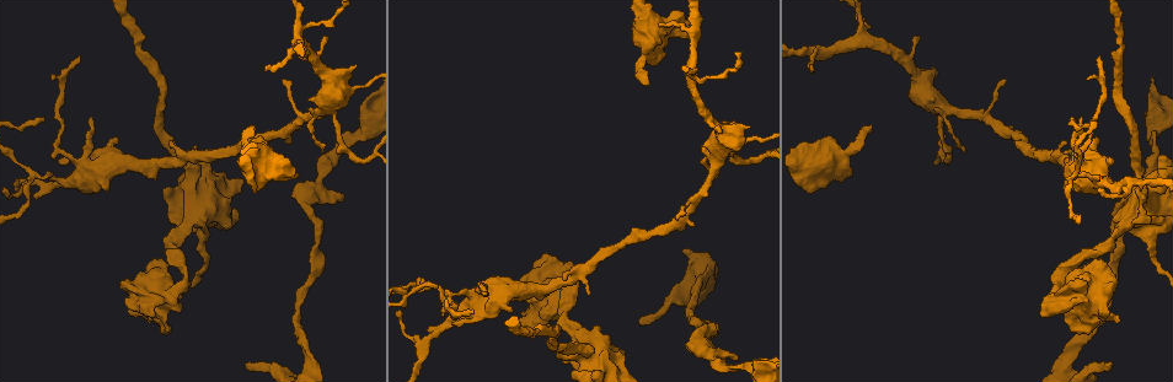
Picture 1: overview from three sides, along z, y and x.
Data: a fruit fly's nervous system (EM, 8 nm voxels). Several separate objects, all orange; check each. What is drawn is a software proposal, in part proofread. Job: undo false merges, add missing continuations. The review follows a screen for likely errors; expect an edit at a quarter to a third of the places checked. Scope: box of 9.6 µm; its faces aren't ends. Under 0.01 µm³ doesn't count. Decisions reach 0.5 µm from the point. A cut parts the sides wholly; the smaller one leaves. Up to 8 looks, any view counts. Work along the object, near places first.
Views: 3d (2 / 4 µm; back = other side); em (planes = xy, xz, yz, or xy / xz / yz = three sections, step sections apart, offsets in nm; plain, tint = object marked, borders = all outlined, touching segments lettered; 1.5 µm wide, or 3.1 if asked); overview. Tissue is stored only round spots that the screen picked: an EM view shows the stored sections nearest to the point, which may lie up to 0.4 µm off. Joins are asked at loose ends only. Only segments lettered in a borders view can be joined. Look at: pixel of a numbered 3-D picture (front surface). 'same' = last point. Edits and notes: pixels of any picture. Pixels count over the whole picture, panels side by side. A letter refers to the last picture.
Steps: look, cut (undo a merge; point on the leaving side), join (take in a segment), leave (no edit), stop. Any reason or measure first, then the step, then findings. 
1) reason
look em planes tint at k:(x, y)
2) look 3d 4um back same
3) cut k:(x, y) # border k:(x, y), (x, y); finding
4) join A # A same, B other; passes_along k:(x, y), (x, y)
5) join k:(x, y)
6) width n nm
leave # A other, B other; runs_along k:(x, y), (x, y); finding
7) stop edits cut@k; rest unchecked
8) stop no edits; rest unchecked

free end
look em planes borders at 1:(658, 26)

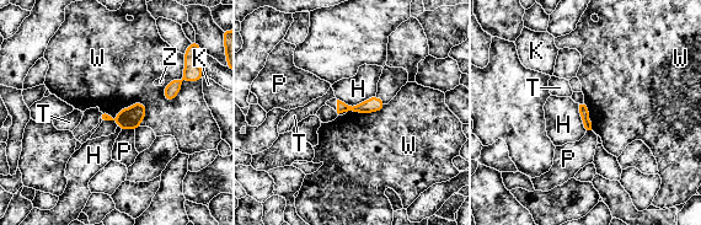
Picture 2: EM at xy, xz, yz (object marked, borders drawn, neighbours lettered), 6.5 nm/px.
leave # H other, K other, P other, T other, W other, Z other; runs_along 2:(380, 103), (360, 108), (340, 110); no lettered segment goes on from it

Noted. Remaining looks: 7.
branch stops here
look 3d 4um at 1:(647, 83)

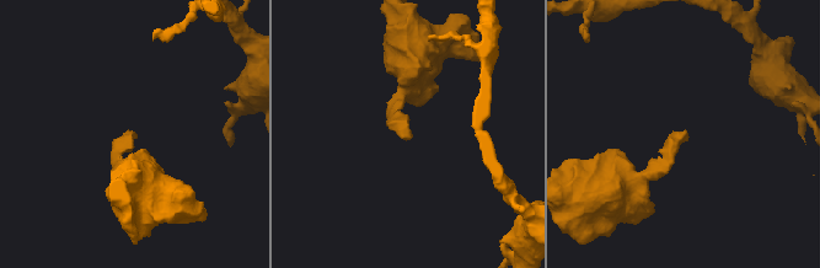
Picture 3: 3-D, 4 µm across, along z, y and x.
look em planes tint at 3:(137, 136)

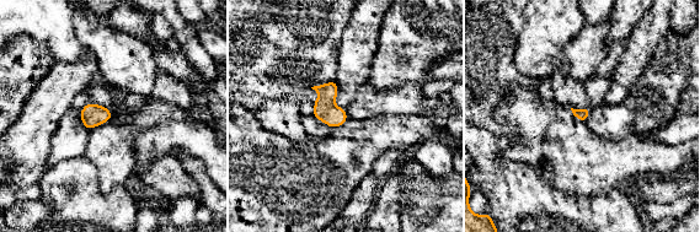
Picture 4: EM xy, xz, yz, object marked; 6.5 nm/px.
look em planes borders same

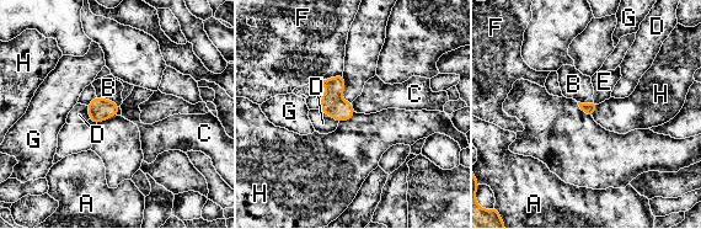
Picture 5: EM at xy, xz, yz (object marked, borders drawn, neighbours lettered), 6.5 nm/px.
join E # A other, B other, C other, D other, E same, F other, G other, H other; passes_along 5:(589, 108), (595, 102), (604, 81); it goes on there

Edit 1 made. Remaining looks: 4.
thin end
look 3d 2um at 1:(283, 79)

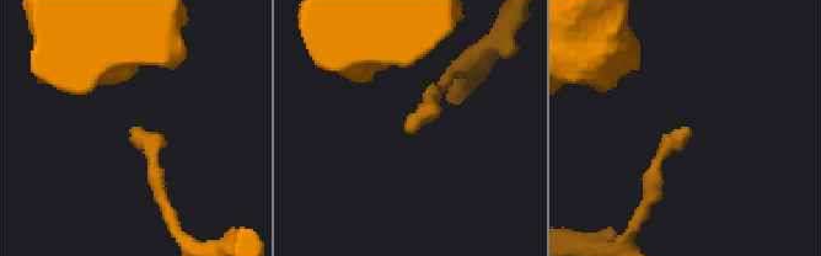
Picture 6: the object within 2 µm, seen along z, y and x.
shape alone is not enough
look em xy step 4 tint at 6:(689, 129)

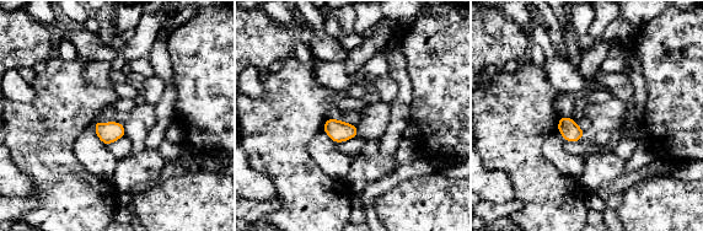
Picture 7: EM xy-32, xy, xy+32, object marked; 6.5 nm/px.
cut it another way
look em planes borders same

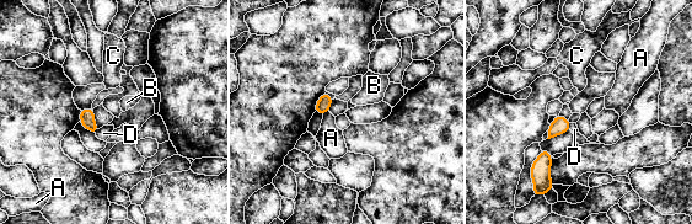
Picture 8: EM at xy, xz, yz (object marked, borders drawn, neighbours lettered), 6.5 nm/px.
longest_contact C 60 nm
leave # A other, B other, C other, D other; border 8:(315, 111), (322, 115); no lettered segment goes on from it

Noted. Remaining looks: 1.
stop edits join@5; rest unchecked

